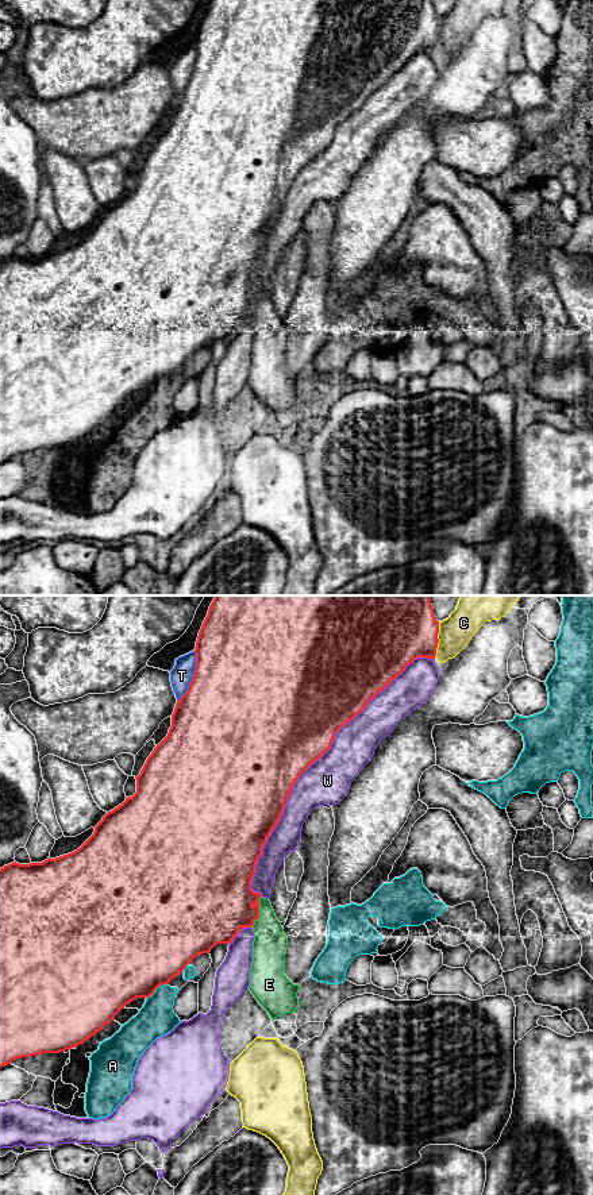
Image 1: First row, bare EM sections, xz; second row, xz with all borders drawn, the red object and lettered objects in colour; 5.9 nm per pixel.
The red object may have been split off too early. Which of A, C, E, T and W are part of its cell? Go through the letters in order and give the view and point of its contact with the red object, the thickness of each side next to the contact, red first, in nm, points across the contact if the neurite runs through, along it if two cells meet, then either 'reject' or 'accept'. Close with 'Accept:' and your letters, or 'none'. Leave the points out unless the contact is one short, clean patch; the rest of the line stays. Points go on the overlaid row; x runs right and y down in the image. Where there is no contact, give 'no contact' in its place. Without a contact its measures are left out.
A: meets red in xz at (157, 987); 500 nm thick on the red side, 220 nm on the other; reject
C: meets red in xz at (438, 639); 440 nm thick on the red side, 190 nm on the other; reject
E: meets red in xz at (258, 912); 420 nm thick on the red side, 200 nm on the other; runs through xz (218, 901), (237, 912), (258, 912), (268, 929), (269, 947); accept
T: meets red in xz at (193, 677); 500 nm thick on the red side, 130 nm on the other; reject
W: meets red in xz at (312, 762); 500 nm thick on the red side, 280 nm on the other; reject
Accept: E

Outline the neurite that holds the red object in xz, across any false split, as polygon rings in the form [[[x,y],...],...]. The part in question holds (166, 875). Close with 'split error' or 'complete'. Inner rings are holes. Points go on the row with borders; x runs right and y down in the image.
[[[215,595],[196,641],[196,670],[192,682],[188,691],[176,703],[167,736],[154,748],[140,774],[135,778],[136,793],[132,797],[126,798],[122,805],[108,812],[95,826],[93,834],[77,851],[55,859],[49,857],[42,863],[19,864],[14,861],[0,868],[0,1068],[11,1064],[16,1059],[42,1053],[59,1053],[84,1044],[97,1032],[103,1030],[105,1025],[111,1024],[115,1015],[124,1009],[126,1005],[136,998],[151,997],[159,986],[169,984],[173,978],[180,975],[195,957],[203,953],[209,953],[217,944],[230,944],[243,928],[251,928],[254,932],[249,990],[258,1003],[267,1011],[272,1021],[284,1014],[296,1013],[299,1007],[297,992],[300,986],[293,984],[285,975],[288,937],[274,914],[270,901],[263,898],[262,894],[254,893],[251,888],[257,861],[262,855],[262,848],[266,844],[267,837],[282,816],[288,797],[299,776],[331,748],[335,733],[359,714],[366,708],[367,702],[396,679],[408,664],[417,658],[435,659],[439,643],[438,633],[439,621],[434,616],[431,595]]] | split error

